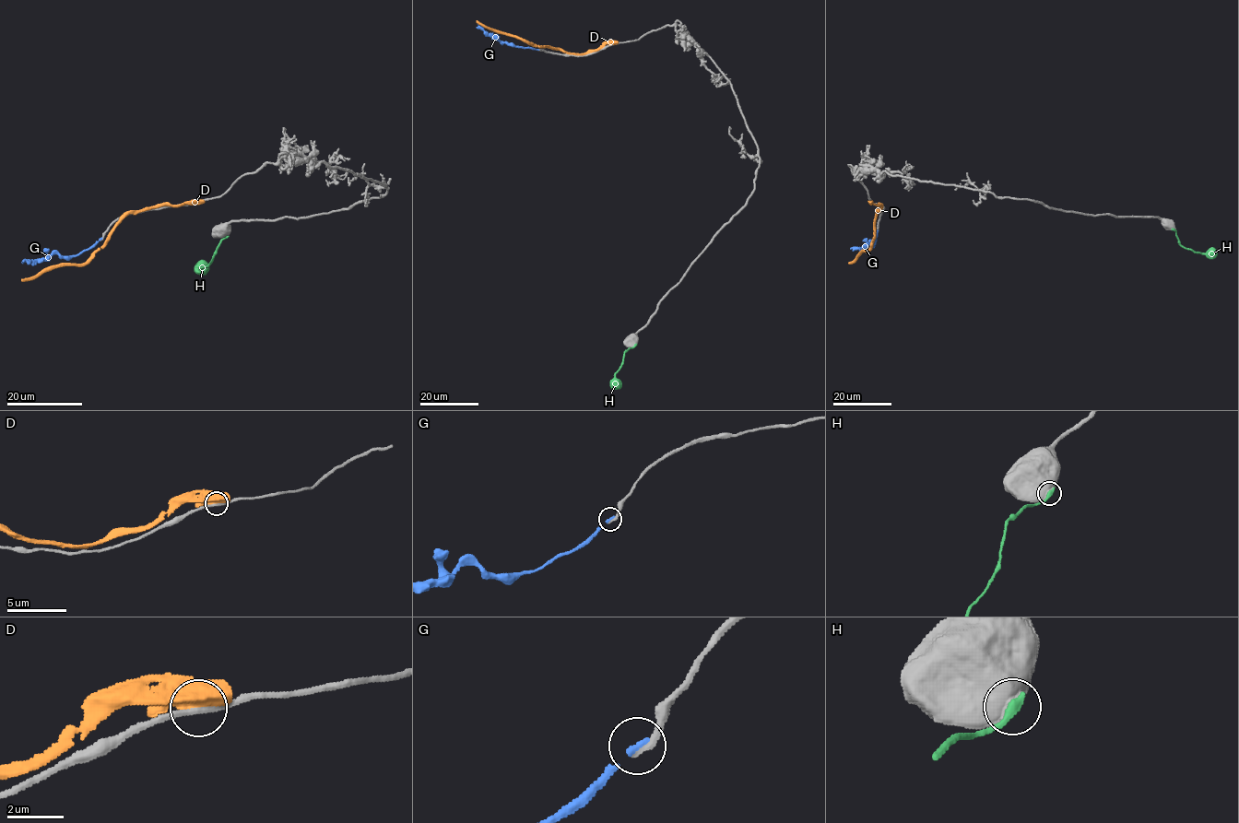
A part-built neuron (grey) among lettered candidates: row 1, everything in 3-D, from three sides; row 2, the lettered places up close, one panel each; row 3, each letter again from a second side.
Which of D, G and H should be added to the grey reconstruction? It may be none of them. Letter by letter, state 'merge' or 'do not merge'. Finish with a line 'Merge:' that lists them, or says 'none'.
D: do not merge
G: merge
H: do not merge
Merge: G

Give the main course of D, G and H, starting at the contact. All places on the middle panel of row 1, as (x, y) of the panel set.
D: (614, 44), (604, 43), (587, 52), (575, 54), (530, 44), (477, 20)
G: (537, 50), (500, 41), (477, 22)
H: (635, 345), (624, 354), (622, 363), (615, 375), (616, 389)

